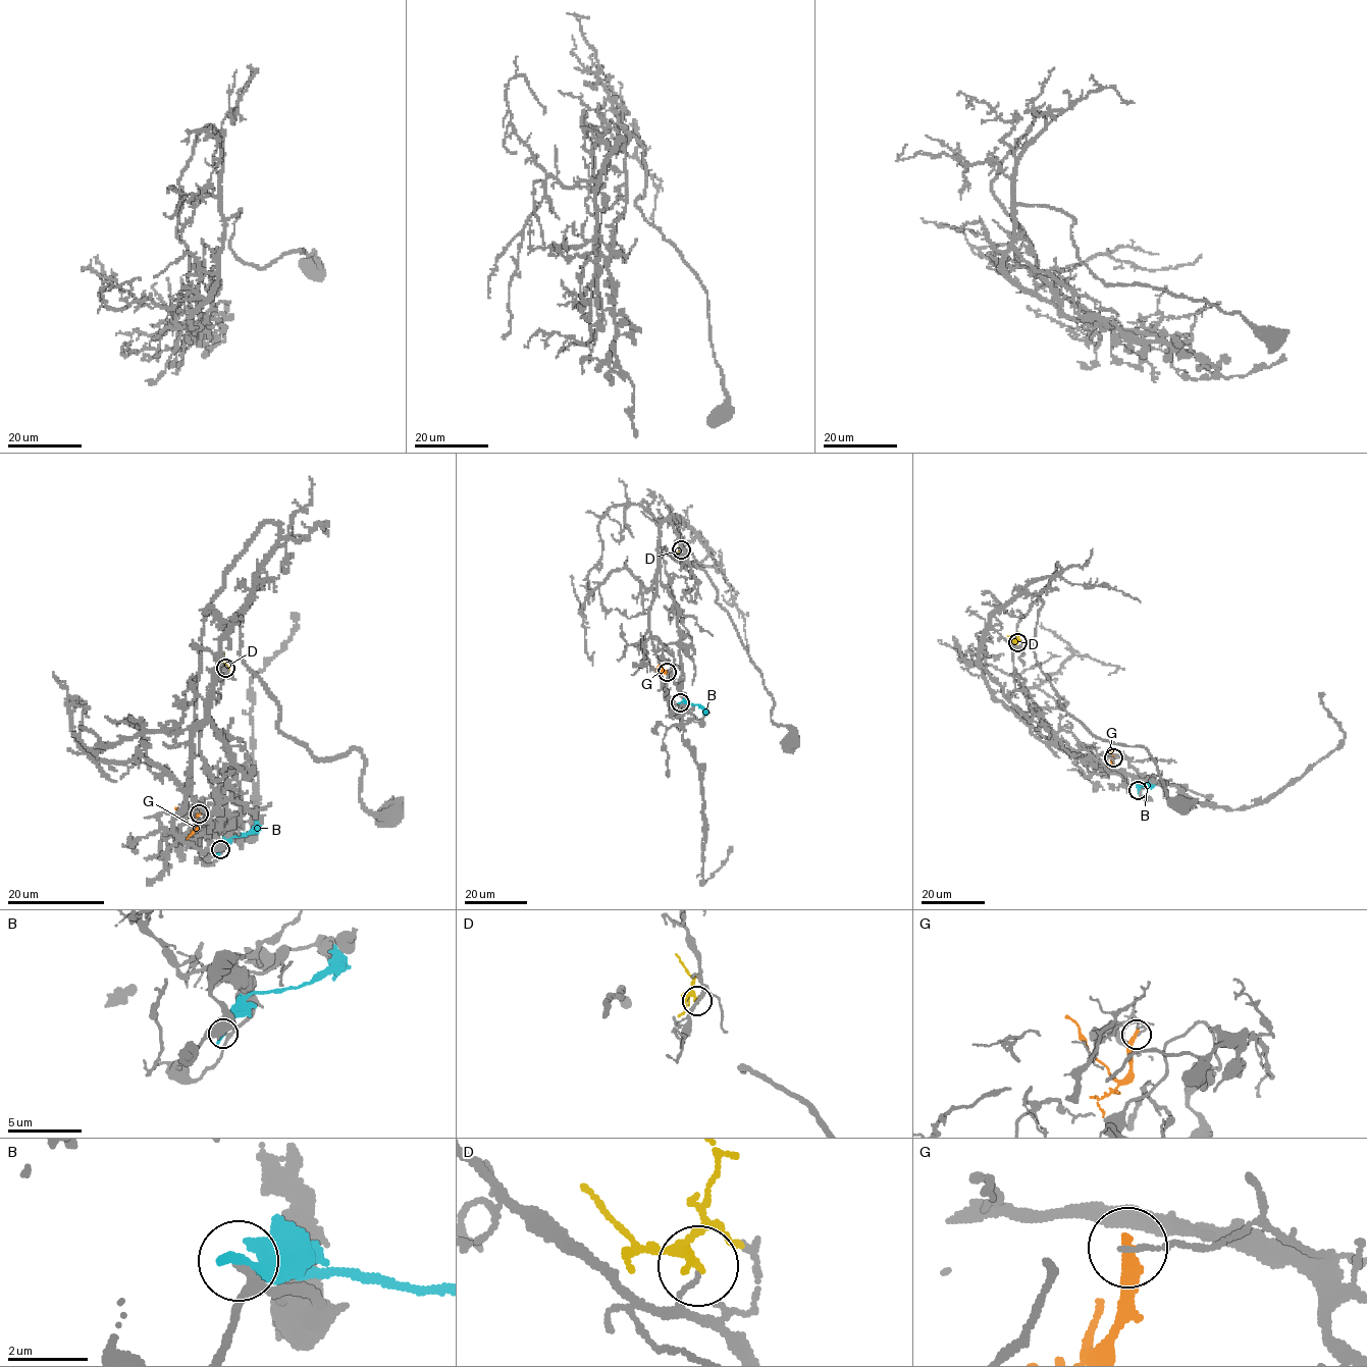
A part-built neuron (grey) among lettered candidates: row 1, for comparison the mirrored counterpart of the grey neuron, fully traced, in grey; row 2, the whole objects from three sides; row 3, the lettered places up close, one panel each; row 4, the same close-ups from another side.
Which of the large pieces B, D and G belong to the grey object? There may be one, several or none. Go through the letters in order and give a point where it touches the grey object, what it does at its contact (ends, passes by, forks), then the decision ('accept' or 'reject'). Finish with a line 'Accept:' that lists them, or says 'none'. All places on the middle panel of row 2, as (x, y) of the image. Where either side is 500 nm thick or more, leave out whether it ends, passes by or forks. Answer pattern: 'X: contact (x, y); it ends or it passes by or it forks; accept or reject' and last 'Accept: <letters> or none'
B: contact (680, 702); it ends; reject
D: contact (681, 549); it passes by; reject
G: contact (667, 672); it ends; reject
Accept: none

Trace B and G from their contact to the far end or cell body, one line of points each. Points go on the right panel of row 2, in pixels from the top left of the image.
B: (1139, 791), (1142, 785), (1154, 785)
G: (1113, 757), (1110, 766), (1109, 749)

